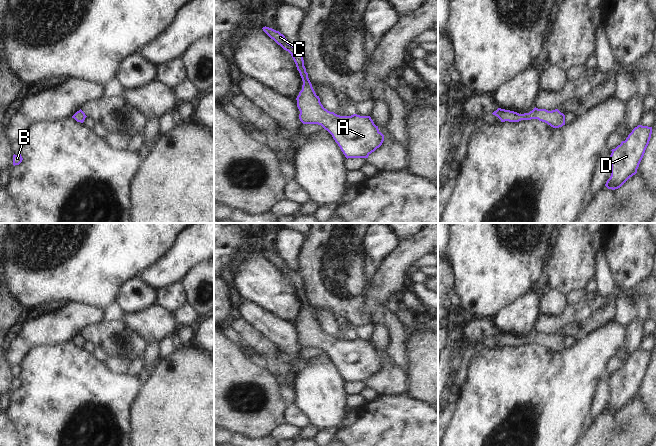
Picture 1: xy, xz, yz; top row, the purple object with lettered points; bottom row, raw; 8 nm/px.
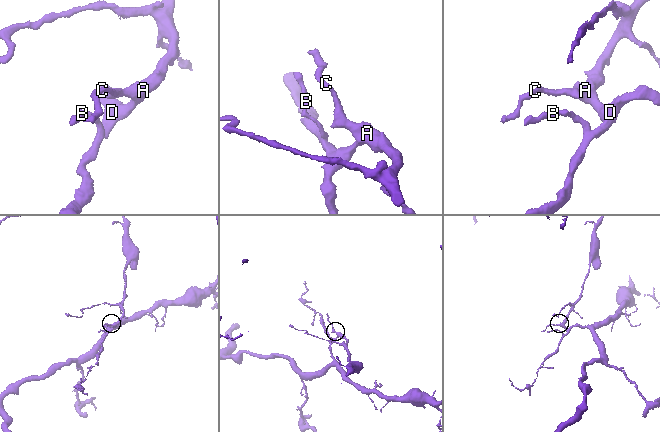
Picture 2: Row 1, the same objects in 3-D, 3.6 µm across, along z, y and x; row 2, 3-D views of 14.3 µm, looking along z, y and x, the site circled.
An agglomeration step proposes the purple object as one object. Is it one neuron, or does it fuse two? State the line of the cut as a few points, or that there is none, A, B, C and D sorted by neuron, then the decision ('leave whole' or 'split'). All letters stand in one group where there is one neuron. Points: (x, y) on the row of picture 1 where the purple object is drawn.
cut none; groups A B C D; leave whole

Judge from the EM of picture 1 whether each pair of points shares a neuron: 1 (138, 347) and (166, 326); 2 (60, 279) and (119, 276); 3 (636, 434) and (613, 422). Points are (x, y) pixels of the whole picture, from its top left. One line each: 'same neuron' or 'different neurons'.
1: different neurons
2: same neuron
3: same neuron

